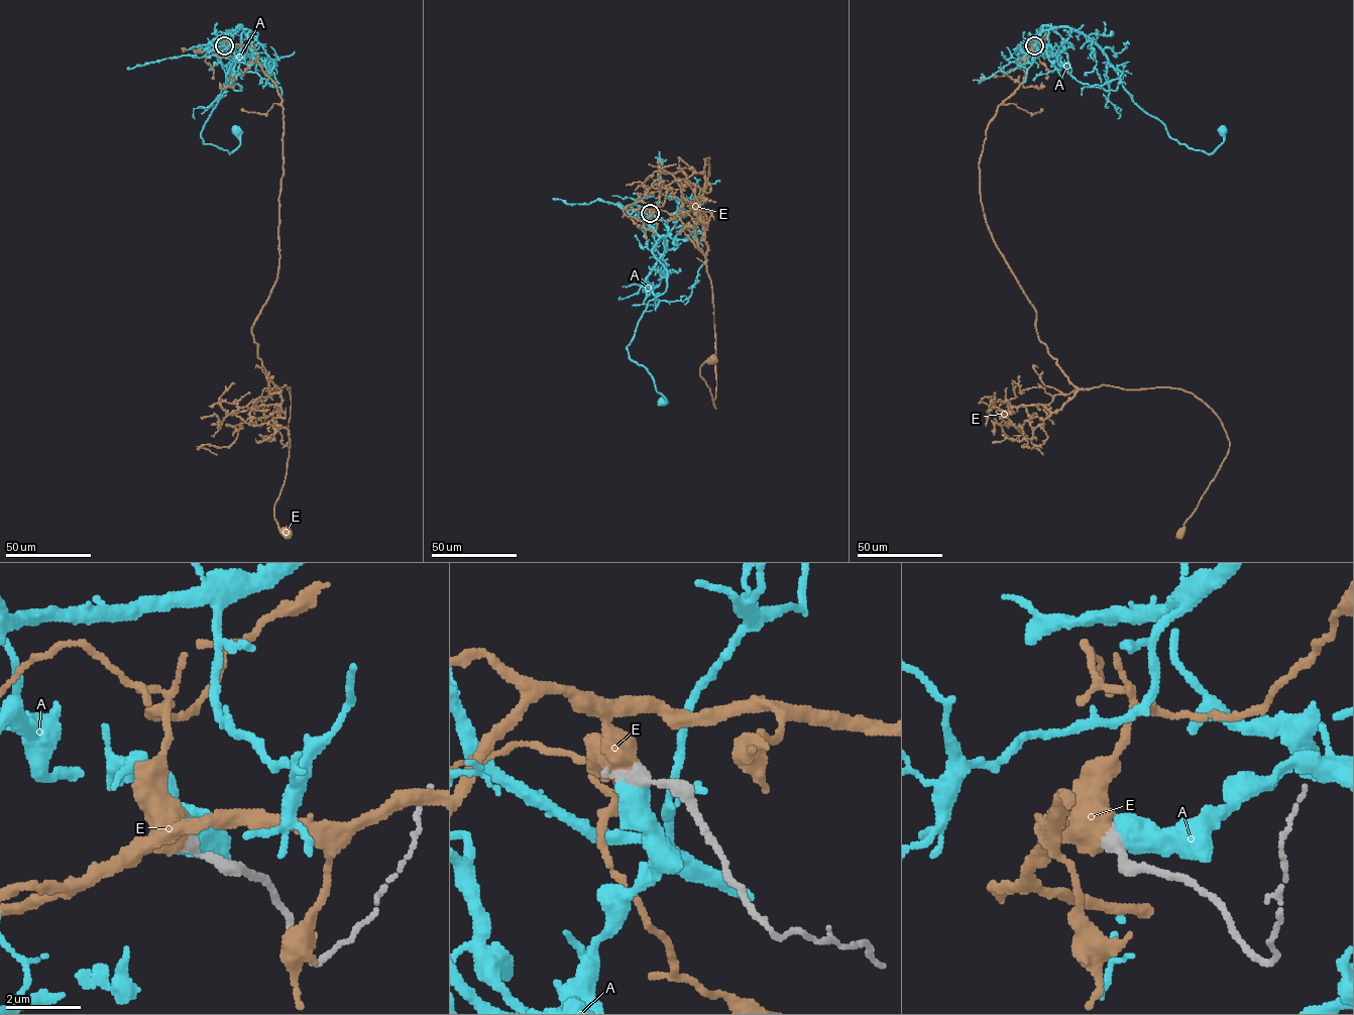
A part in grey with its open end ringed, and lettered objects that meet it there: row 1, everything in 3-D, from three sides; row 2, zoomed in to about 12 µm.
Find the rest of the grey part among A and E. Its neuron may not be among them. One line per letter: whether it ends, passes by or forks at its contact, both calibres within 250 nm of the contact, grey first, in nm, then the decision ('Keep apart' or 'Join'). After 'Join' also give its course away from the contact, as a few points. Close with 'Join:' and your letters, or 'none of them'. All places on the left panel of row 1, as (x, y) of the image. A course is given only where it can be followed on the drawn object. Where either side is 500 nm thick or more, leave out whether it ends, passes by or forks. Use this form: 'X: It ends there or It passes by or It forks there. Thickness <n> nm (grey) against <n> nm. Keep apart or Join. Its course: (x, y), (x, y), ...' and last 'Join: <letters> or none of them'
A: Thickness 440 nm (grey) against 700 nm. Keep apart
E: Thickness 440 nm (grey) against 750 nm. Keep apart
Join: none of them

